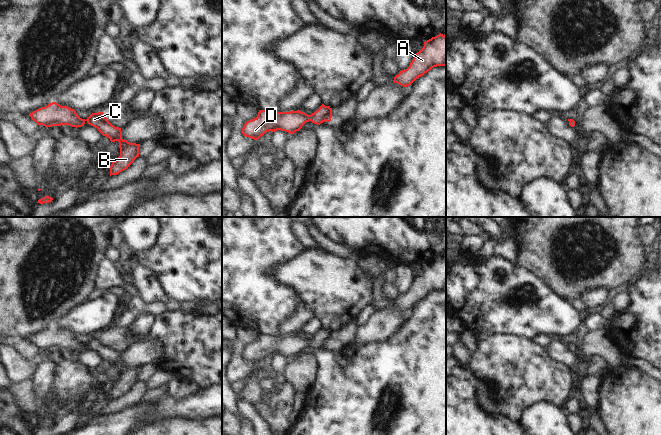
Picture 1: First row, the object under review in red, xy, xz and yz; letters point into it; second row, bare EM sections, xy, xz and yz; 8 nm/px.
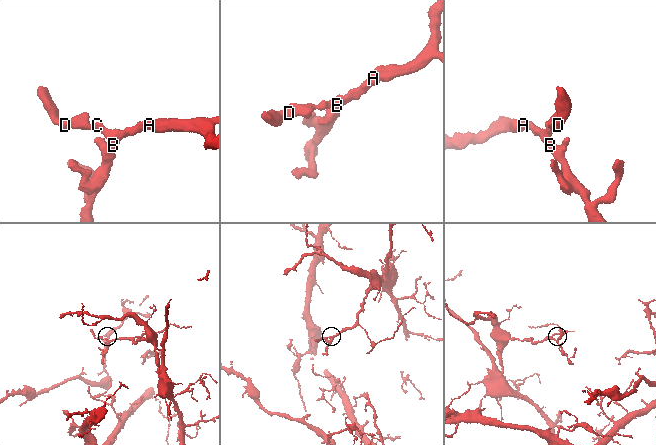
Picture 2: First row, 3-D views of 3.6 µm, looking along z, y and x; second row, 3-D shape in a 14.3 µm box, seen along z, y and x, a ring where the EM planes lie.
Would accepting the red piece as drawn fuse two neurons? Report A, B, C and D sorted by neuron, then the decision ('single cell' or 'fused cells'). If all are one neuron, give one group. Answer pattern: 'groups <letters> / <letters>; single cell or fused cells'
groups A B C D; single cell

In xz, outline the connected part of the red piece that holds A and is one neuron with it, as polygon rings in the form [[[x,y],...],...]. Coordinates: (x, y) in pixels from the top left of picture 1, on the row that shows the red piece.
[[[441,33],[424,42],[423,48],[414,54],[409,67],[400,71],[393,82],[403,87],[410,86],[417,78],[437,66],[446,66],[446,36]]]

